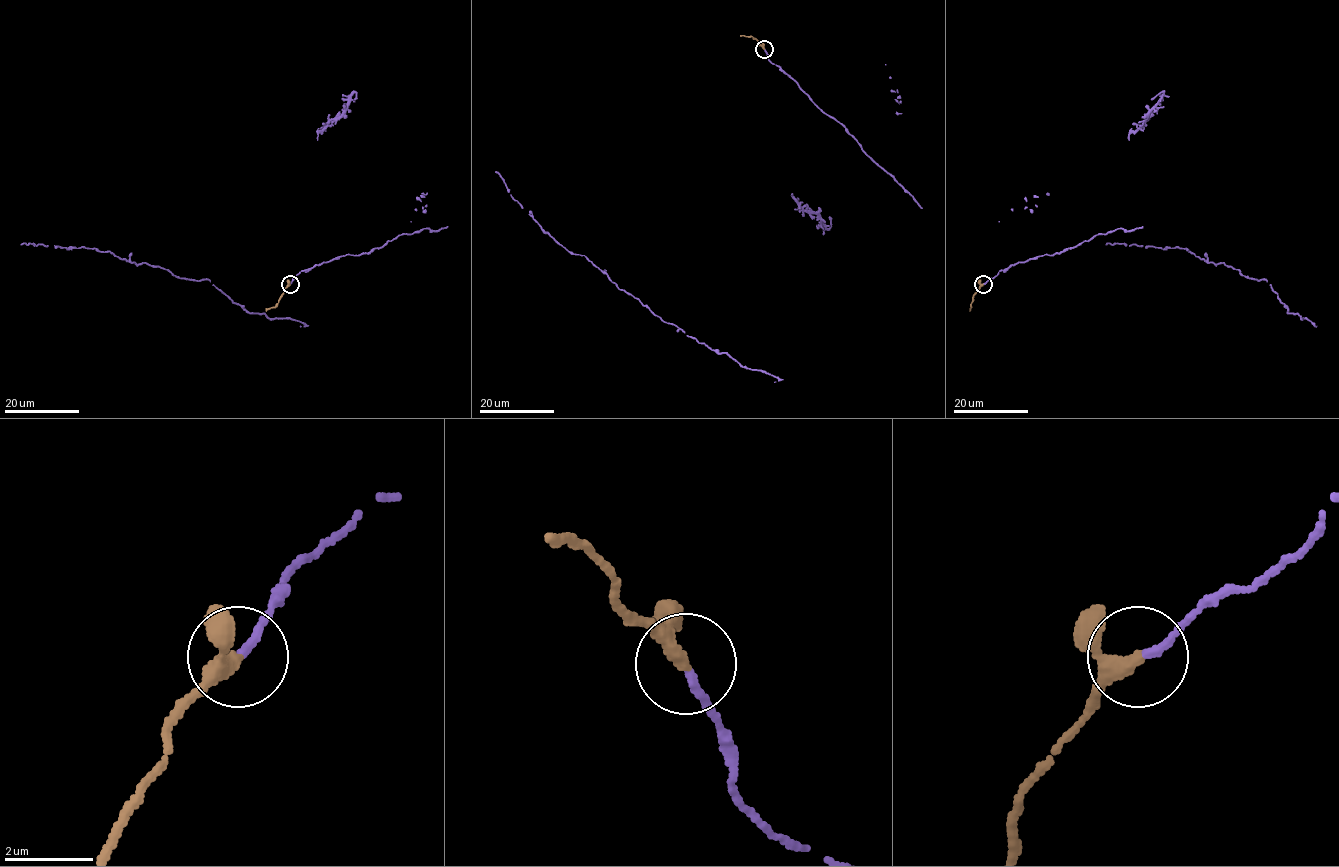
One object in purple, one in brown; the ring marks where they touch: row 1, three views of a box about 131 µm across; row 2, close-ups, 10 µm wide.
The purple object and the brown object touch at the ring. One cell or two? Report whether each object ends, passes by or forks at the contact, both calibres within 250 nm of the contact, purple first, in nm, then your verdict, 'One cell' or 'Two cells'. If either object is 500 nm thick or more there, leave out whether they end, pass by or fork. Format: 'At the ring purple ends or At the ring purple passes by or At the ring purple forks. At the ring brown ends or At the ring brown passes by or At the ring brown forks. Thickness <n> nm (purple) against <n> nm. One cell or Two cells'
At the ring purple ends. At the ring brown passes by. Thickness 170 nm (purple) against 260 nm. One cell

